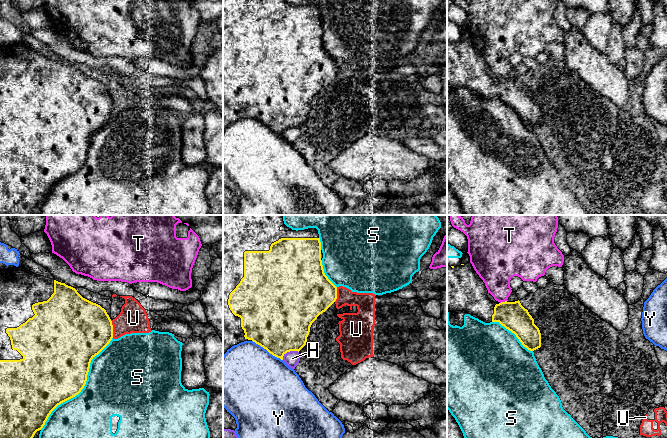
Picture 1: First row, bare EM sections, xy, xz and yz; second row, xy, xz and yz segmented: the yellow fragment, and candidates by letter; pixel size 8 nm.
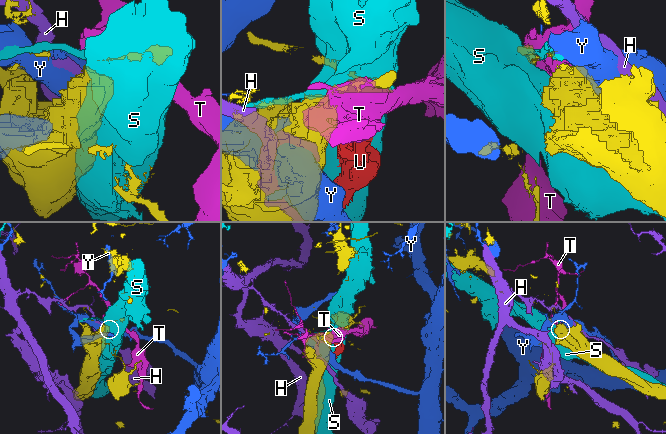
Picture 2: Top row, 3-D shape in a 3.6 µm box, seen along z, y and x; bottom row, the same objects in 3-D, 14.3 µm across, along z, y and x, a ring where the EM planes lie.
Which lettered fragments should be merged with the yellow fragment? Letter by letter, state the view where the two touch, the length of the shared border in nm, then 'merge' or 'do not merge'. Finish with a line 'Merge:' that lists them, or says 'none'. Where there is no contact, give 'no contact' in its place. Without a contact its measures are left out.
H: xz | 150 nm | do not merge
S: xy | 950 nm | do not merge
T: yz | 60 nm | do not merge
U: xy | 150 nm | do not merge
Y: xz | 300 nm | do not merge
Merge: none

